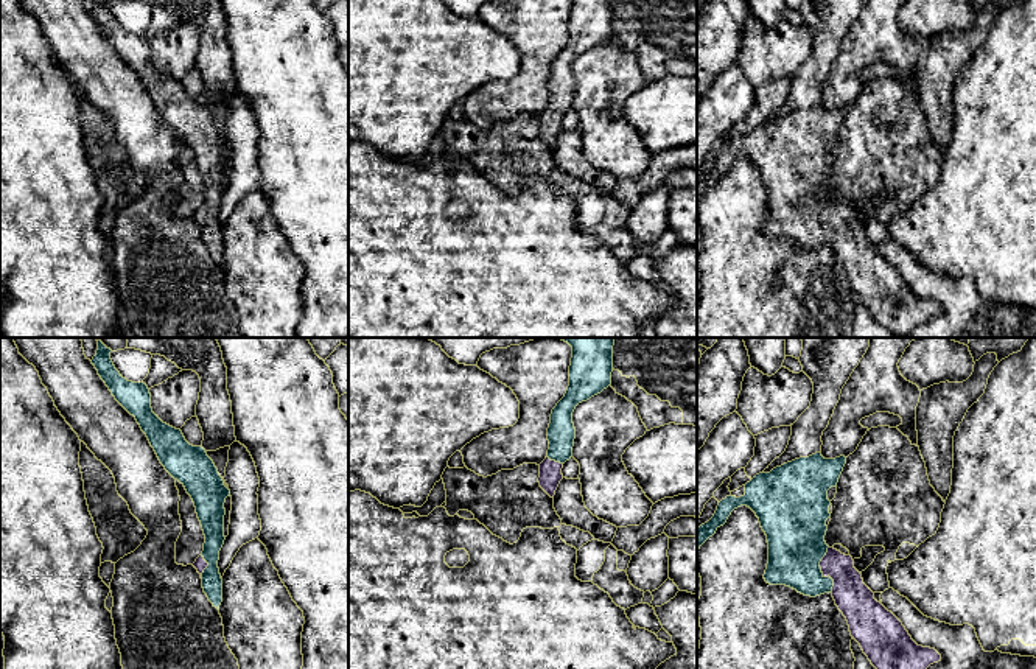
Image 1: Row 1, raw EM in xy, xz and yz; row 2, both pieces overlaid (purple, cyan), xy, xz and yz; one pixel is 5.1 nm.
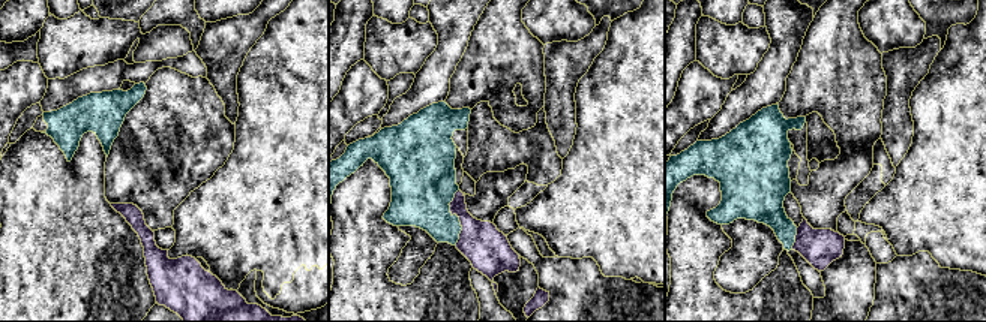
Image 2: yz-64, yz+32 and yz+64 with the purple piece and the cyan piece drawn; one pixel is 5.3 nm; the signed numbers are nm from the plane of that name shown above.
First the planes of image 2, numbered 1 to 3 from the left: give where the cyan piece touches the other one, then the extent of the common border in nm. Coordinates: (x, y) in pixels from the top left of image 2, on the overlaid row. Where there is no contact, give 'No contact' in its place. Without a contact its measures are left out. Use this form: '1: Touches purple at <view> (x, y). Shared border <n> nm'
1: No contact
2: Touches purple at yz+32 (456, 214). Shared border 300 nm
3: Touches purple at yz+64 (796, 238). Shared border 120 nm

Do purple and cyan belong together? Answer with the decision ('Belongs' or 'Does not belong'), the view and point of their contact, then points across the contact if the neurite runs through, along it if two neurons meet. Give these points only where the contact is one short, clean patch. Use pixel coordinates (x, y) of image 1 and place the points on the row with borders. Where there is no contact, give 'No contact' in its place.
Belongs. Touches purple at yz (822, 571). Path across: yz (854, 599), (822, 571), (797, 546), (795, 531)

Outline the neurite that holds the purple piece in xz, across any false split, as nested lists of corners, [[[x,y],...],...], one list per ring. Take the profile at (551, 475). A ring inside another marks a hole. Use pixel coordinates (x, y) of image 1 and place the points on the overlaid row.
[[[558,338],[572,347],[569,386],[551,414],[549,450],[540,464],[540,487],[554,498],[563,479],[562,468],[572,456],[576,406],[611,384],[614,338]]]

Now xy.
[[[98,341],[92,364],[115,400],[135,417],[146,434],[160,464],[177,479],[191,496],[201,521],[205,543],[193,566],[202,579],[208,601],[219,610],[222,602],[222,579],[218,568],[224,545],[224,503],[230,490],[224,485],[213,461],[202,447],[190,445],[182,431],[163,423],[151,408],[151,394],[145,383],[132,383],[120,375],[110,359],[110,349]]]

